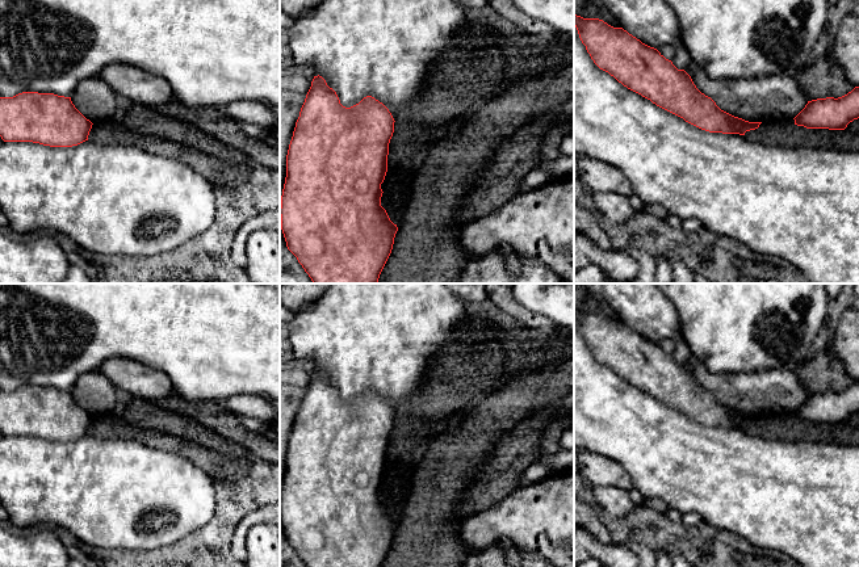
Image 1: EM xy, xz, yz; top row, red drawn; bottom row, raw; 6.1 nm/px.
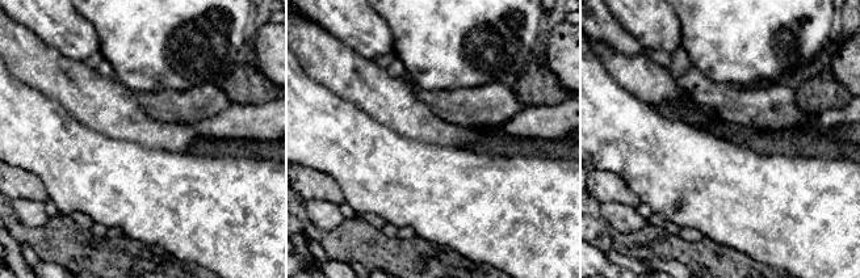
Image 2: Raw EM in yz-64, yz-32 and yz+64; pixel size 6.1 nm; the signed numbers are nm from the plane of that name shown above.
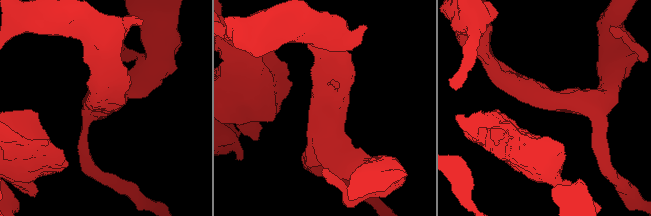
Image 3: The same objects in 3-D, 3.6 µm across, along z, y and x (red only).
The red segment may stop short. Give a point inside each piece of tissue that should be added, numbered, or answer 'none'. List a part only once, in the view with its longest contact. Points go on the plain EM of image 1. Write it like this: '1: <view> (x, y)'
none

